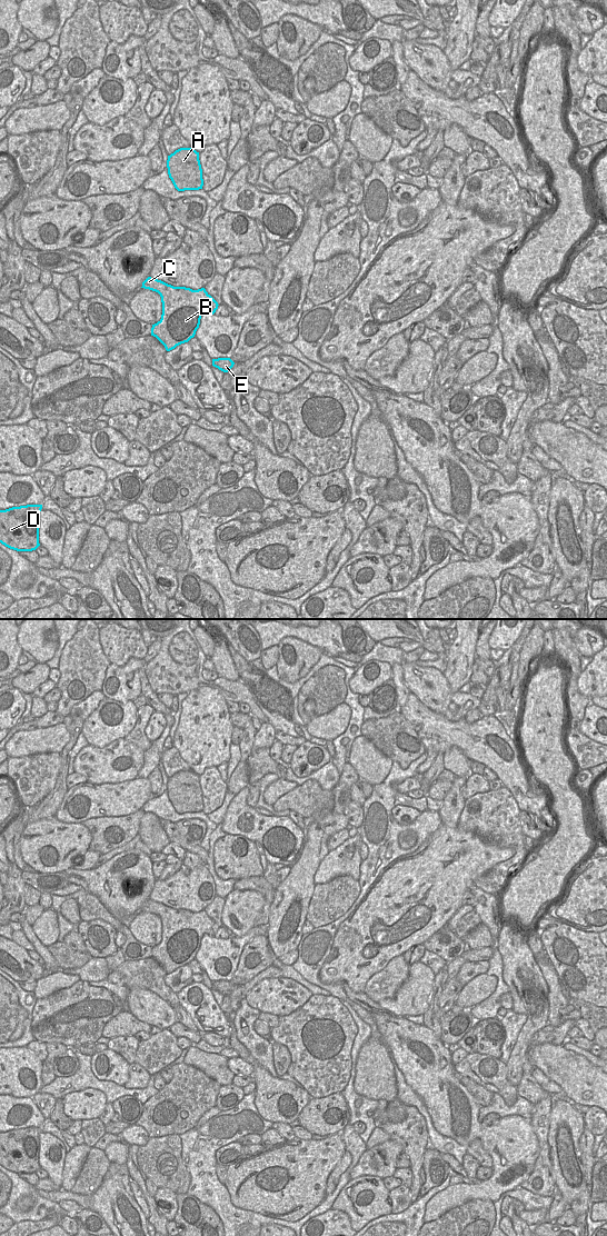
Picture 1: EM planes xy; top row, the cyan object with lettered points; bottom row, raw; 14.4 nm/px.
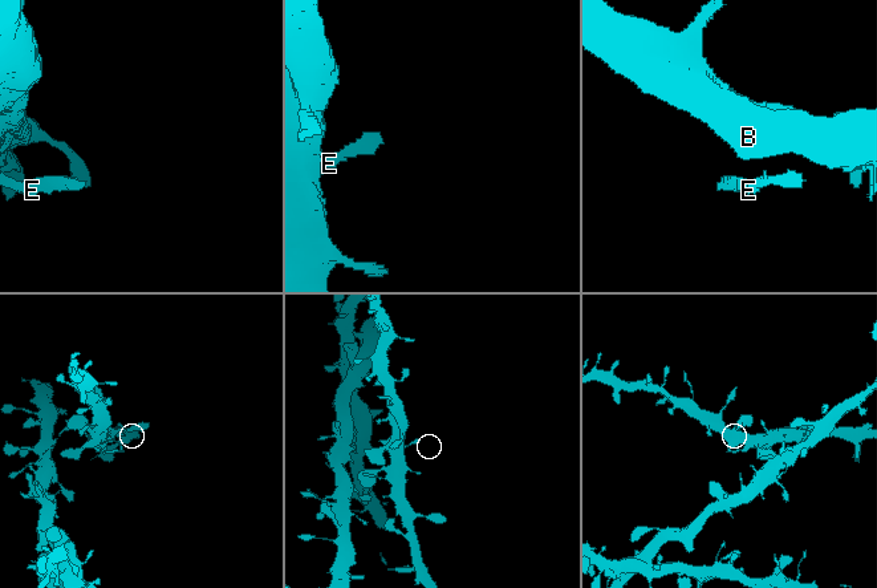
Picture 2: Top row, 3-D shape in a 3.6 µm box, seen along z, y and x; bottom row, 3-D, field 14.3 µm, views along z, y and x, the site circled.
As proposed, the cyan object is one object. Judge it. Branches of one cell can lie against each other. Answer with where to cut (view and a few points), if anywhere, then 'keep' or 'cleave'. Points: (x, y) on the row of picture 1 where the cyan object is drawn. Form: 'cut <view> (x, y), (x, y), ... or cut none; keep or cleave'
cut none; keep

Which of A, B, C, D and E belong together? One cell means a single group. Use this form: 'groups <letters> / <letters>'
groups A B C D E

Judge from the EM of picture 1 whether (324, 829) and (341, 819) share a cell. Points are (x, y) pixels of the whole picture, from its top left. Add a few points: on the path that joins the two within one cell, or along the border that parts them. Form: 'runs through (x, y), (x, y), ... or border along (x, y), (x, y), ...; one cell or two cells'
runs through (328, 826), (337, 821); one cell

